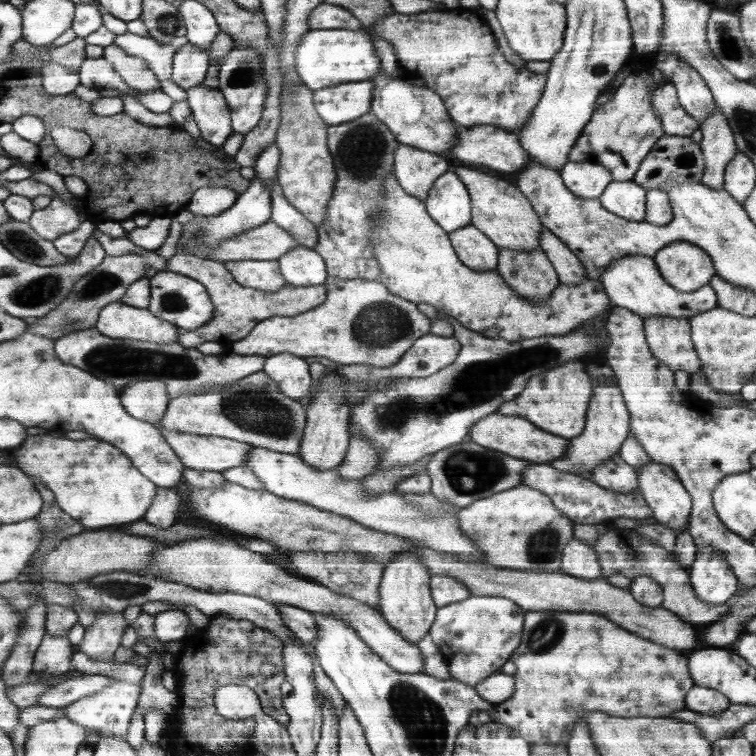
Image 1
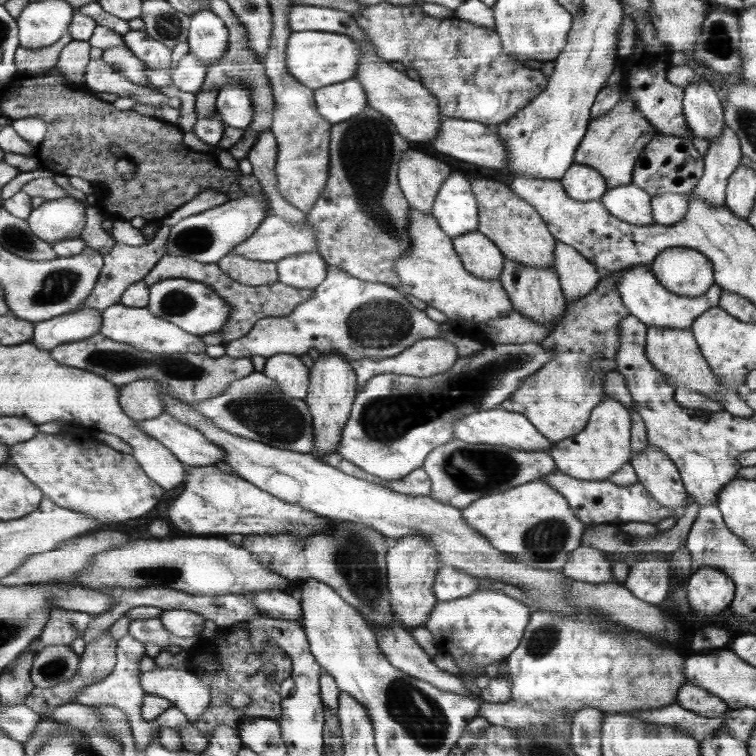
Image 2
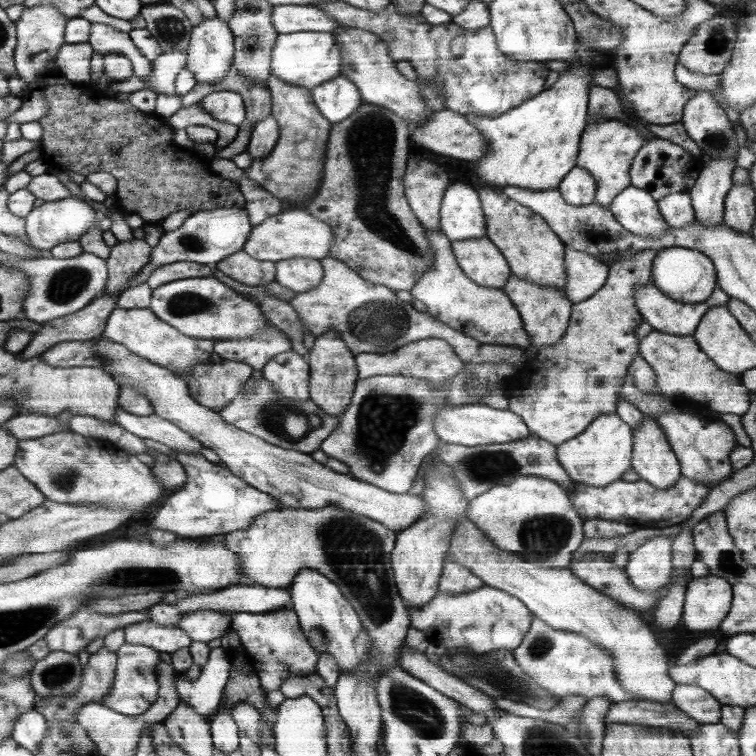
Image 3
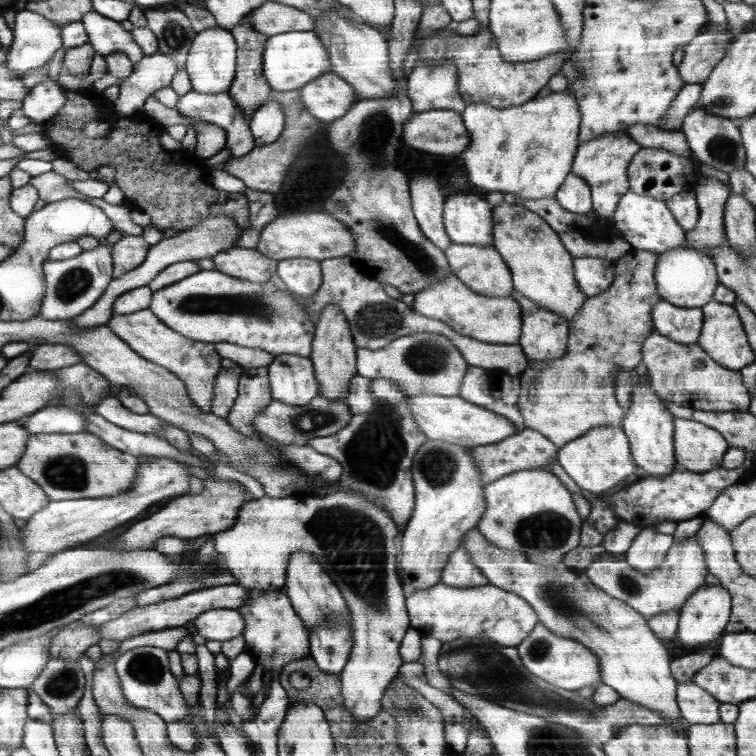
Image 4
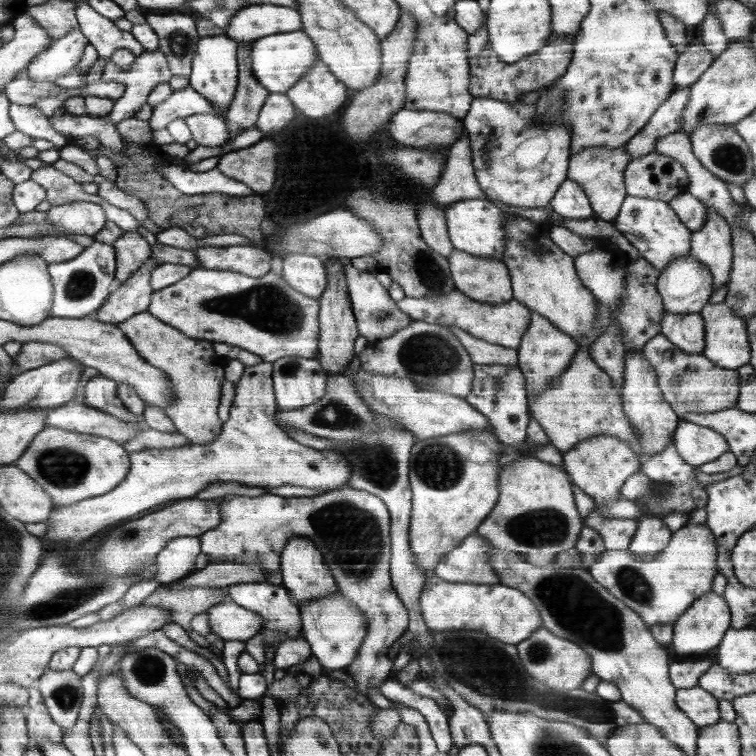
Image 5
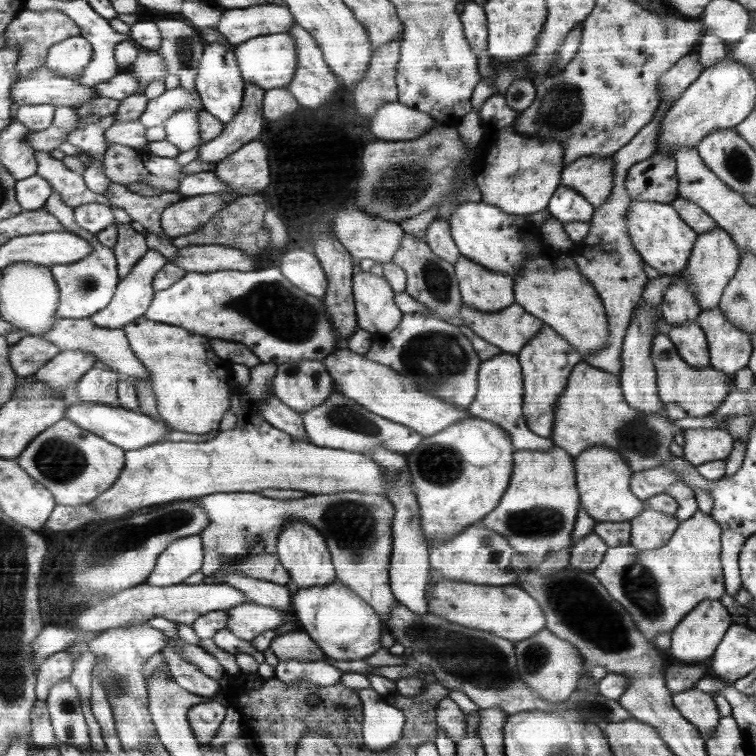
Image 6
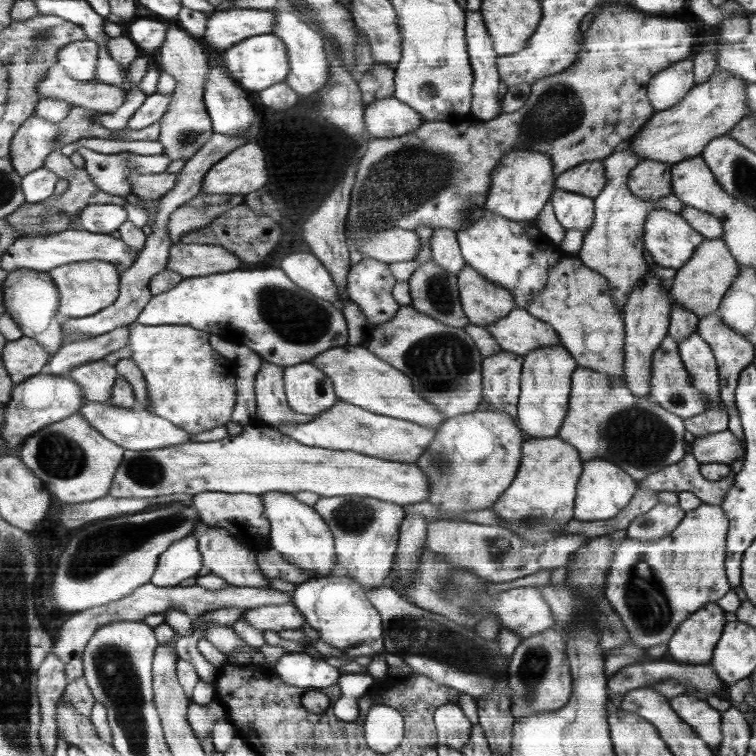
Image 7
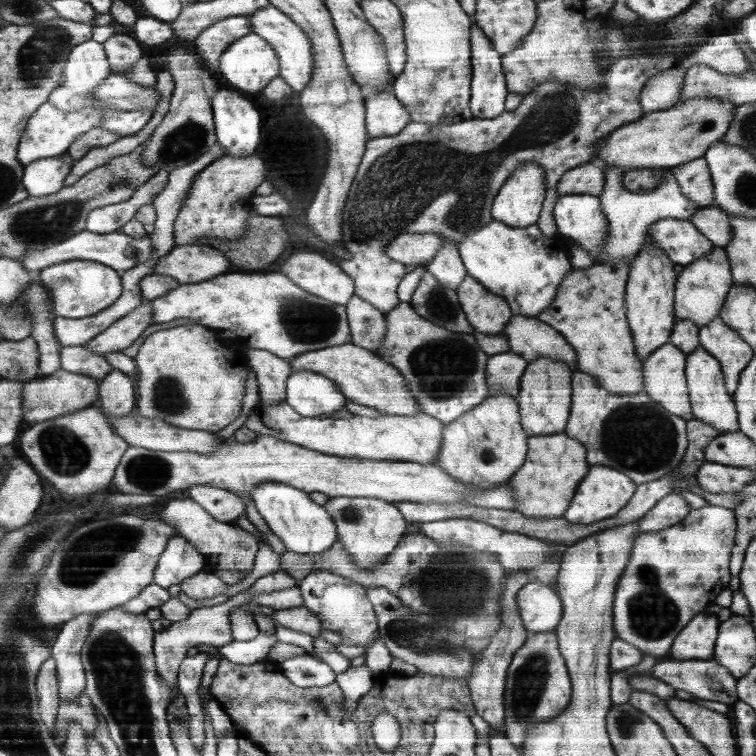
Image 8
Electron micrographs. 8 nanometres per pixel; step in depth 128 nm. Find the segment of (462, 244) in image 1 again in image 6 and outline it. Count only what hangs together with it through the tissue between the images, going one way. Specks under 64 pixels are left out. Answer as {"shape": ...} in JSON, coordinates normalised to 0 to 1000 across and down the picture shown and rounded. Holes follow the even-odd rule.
{"shape":[[[614,339],[599,352],[614,405],[648,414],[667,411],[683,401],[683,373],[677,366],[648,360]]]}

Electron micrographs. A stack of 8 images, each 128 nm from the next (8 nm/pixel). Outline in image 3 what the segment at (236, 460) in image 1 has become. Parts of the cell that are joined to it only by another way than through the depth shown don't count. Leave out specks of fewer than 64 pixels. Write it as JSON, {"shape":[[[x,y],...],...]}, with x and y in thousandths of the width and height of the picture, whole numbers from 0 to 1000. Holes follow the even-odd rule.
{"shape":[[[155,540],[151,558],[169,571],[198,582],[228,599],[266,601],[269,587],[261,579],[206,546],[198,550],[180,550],[161,540]]]}

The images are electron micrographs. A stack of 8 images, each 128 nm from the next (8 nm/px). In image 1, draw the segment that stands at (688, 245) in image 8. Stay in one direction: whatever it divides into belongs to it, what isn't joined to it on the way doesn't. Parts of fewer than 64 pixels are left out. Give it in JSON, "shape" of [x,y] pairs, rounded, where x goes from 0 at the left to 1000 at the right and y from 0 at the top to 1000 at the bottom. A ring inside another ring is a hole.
{"shape":[[[811,239],[794,259],[796,272],[828,291],[853,291],[856,250],[836,239]]]}

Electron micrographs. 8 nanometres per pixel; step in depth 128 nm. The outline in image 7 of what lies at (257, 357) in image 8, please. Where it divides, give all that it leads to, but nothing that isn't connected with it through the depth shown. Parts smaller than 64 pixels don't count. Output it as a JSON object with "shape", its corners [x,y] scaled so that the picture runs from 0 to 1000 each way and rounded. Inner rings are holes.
{"shape":[[[347,478],[336,508],[340,552],[356,563],[362,561],[405,561],[418,549],[384,540],[376,519],[376,489],[362,479]]]}

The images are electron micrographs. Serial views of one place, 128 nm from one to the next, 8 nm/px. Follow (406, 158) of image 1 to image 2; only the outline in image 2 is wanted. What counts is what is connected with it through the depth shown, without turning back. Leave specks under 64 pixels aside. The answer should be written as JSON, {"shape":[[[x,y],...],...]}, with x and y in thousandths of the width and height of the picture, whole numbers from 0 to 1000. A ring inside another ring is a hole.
{"shape":[[[542,198],[532,206],[525,233],[537,265],[549,276],[570,283],[582,249],[595,233],[595,222],[558,201]]]}

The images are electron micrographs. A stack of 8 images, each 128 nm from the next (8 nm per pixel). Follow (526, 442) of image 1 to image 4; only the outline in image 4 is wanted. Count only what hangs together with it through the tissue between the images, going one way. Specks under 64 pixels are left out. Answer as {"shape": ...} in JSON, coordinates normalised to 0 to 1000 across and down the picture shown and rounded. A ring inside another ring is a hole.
{"shape":[[[579,520],[538,522],[538,533],[548,556],[569,582],[587,582],[606,590],[631,591],[661,586],[663,582],[679,579],[684,571],[680,561],[668,550],[618,530],[608,521],[603,524],[585,524]]]}

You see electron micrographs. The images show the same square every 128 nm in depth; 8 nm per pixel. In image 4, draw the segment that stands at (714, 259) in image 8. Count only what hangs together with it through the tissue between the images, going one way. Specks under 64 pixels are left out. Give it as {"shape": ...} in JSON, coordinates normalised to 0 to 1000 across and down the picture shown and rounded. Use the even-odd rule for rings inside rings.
{"shape":[[[937,234],[918,253],[925,287],[921,300],[907,308],[907,327],[931,333],[939,340],[944,328],[952,328],[963,320],[958,286],[964,249],[954,239]]]}

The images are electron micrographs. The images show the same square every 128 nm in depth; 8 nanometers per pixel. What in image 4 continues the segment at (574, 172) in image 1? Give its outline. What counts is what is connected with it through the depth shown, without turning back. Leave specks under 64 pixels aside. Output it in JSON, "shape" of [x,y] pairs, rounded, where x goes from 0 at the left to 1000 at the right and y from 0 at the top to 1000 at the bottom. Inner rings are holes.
{"shape":[[[755,230],[742,243],[735,265],[745,278],[772,283],[784,278],[783,250],[775,239],[763,230]]]}

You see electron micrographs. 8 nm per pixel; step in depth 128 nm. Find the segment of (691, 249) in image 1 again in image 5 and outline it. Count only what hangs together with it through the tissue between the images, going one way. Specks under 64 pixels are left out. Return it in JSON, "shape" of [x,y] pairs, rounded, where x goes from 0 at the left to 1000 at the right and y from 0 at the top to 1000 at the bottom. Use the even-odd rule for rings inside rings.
{"shape":[[[915,336],[885,349],[868,373],[880,413],[923,415],[943,389],[942,365]]]}

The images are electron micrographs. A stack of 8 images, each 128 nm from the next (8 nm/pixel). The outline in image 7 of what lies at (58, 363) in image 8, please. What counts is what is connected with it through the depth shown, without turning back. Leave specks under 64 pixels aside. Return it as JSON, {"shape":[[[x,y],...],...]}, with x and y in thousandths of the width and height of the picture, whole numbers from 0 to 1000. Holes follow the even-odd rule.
{"shape":[[[37,356],[17,358],[7,377],[7,386],[8,413],[19,419],[37,444],[50,448],[56,458],[66,459],[66,468],[73,472],[77,468],[75,459],[82,454],[82,439],[75,431],[81,411],[81,382],[70,366],[62,360]]]}

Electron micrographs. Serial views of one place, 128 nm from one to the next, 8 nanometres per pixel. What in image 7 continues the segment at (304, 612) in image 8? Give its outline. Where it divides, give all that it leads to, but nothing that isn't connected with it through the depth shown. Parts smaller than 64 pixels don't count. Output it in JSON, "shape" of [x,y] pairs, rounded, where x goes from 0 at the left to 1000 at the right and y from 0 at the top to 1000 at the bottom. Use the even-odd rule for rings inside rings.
{"shape":[[[386,796],[327,804],[320,811],[319,819],[345,837],[352,833],[372,835],[405,831],[405,815]]]}

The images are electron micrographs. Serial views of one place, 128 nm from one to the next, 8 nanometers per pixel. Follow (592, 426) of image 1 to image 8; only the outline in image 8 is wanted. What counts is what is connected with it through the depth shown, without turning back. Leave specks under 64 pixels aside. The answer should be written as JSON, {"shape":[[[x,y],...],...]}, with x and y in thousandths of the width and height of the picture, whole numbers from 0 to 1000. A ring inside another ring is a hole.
{"shape":[[[782,616],[780,623],[770,634],[758,664],[754,665],[751,676],[743,685],[751,690],[769,694],[794,692],[796,688],[810,687],[828,671],[832,661],[837,659],[844,640],[828,626],[817,624],[817,620],[803,616]]]}

